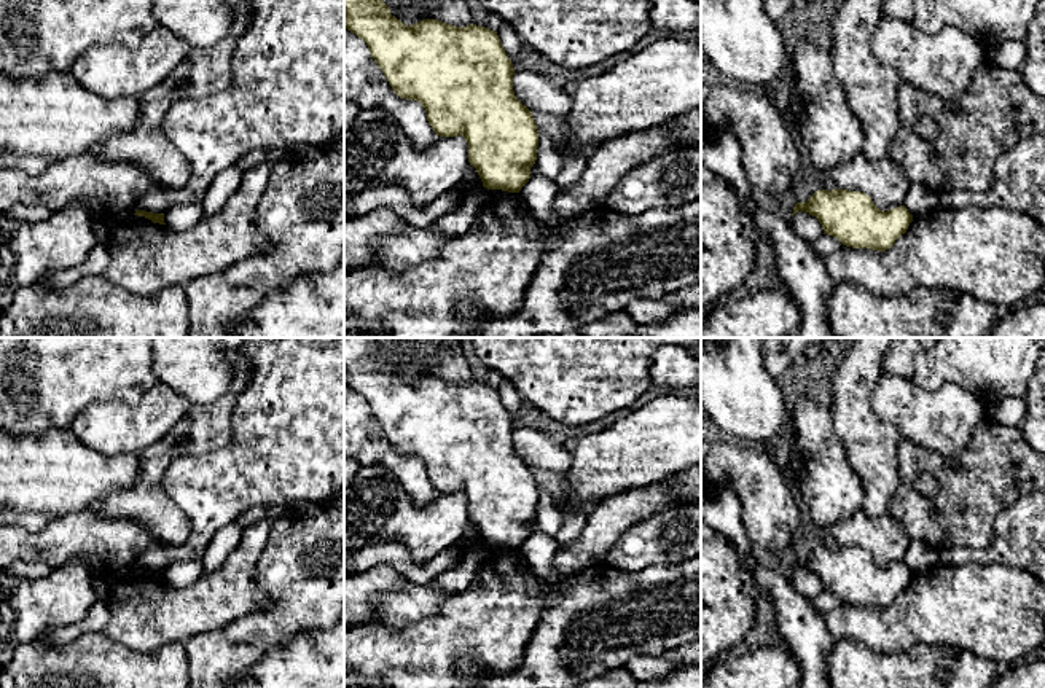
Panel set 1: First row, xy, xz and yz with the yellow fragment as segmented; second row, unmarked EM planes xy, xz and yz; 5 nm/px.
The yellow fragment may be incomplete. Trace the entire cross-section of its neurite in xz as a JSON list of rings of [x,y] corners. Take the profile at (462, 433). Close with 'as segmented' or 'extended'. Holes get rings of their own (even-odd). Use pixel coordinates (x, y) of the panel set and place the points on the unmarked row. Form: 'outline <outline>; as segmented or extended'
outline [[[344,338],[344,384],[362,395],[374,419],[382,427],[393,449],[401,455],[417,457],[427,478],[440,494],[462,492],[468,500],[468,519],[487,546],[519,549],[529,538],[537,518],[538,487],[532,468],[516,455],[513,448],[515,425],[497,389],[470,381],[456,384],[436,376],[405,382],[390,371],[379,354],[379,338]]]; as segmented

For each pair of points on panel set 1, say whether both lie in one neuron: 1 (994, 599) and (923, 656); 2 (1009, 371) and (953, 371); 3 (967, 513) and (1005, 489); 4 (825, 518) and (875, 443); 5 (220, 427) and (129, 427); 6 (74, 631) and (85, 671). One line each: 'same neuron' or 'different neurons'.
1: different neurons
2: same neuron
3: same neuron
4: different neurons
5: different neurons
6: different neurons

